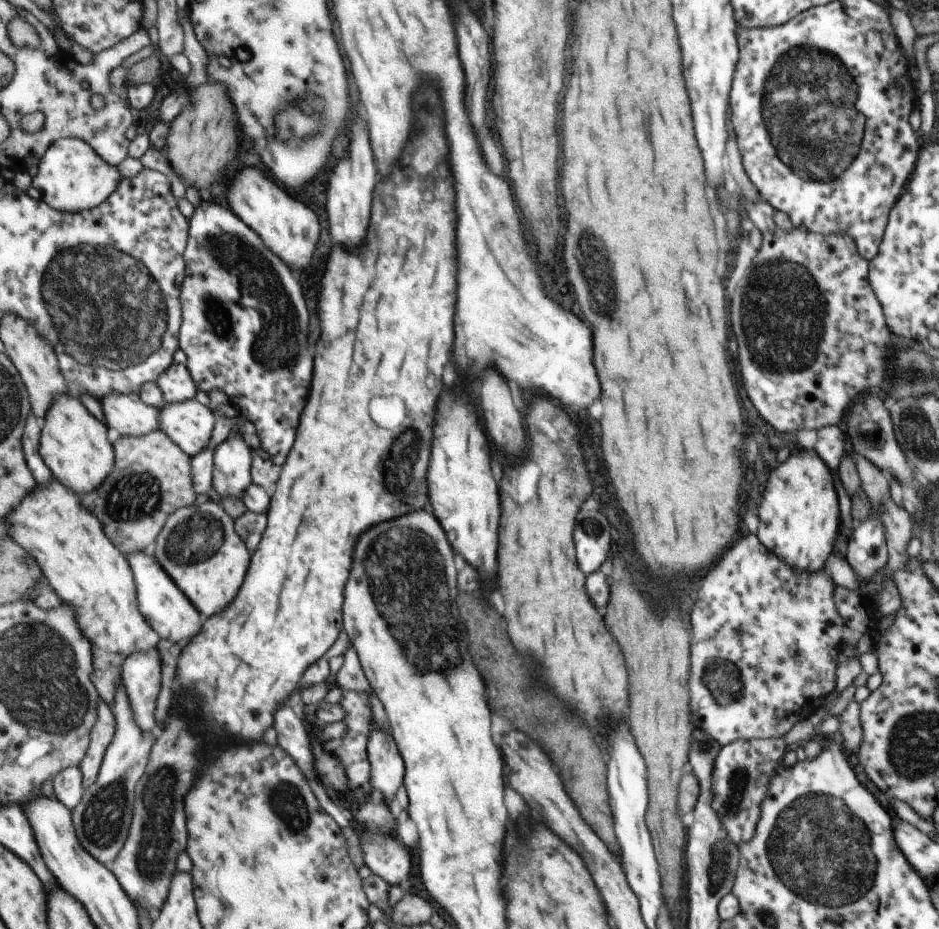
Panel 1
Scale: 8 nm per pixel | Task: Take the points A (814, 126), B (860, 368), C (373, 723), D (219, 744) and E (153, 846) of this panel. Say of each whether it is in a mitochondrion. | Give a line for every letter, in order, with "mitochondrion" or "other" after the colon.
A: mitochondrion
B: other
C: other
D: other
E: mitochondrion

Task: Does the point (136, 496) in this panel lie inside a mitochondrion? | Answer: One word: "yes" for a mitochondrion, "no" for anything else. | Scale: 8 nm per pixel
yes

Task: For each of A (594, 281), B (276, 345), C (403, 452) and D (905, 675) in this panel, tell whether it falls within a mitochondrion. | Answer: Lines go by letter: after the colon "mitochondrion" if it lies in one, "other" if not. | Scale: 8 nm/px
A: mitochondrion
B: mitochondrion
C: mitochondrion
D: other

